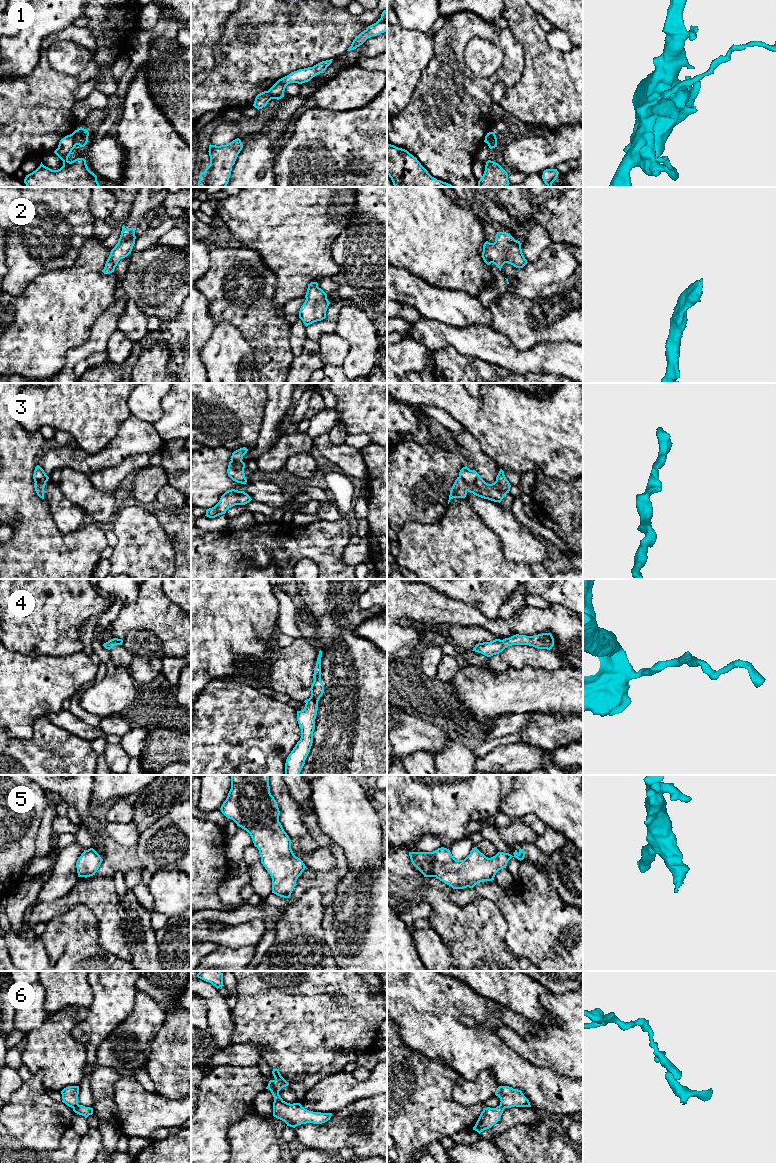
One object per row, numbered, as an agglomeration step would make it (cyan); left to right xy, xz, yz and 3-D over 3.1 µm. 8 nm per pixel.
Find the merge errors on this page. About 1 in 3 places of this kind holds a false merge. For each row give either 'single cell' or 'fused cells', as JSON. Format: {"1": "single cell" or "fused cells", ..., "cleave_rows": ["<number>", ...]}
{"1": "fused cells", "2": "single cell", "3": "single cell", "4": "single cell", "5": "single cell", "6": "fused cells", "cleave_rows": ["1", "6"]}

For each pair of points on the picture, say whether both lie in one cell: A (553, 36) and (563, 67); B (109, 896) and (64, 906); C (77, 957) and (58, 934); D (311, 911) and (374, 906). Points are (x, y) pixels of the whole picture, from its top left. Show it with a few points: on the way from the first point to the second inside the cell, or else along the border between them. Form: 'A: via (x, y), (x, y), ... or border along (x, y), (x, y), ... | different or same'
A: border along (545, 33), (551, 47), (562, 51), (572, 48) | different
B: via (98, 896), (75, 896) | same
C: via (74, 951), (64, 940) | same
D: border along (324, 908), (322, 916), (323, 934) | different

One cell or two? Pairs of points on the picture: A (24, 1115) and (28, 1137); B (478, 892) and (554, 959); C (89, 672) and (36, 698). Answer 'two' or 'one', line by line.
A: one
B: one
C: one

